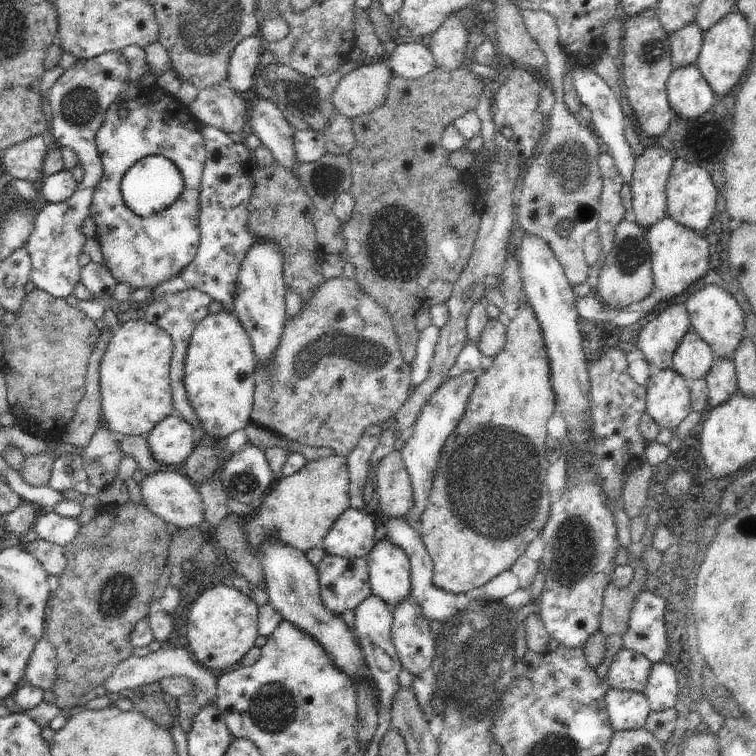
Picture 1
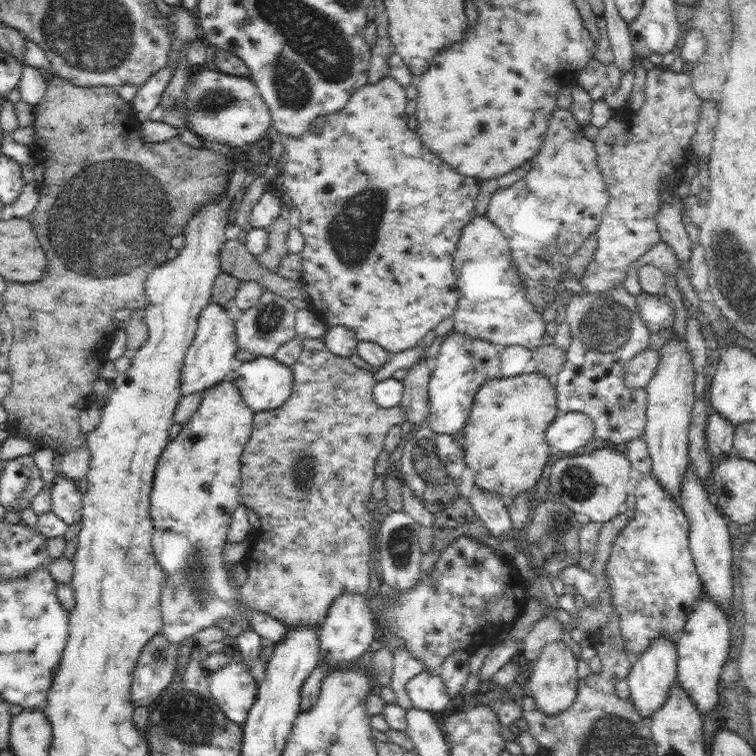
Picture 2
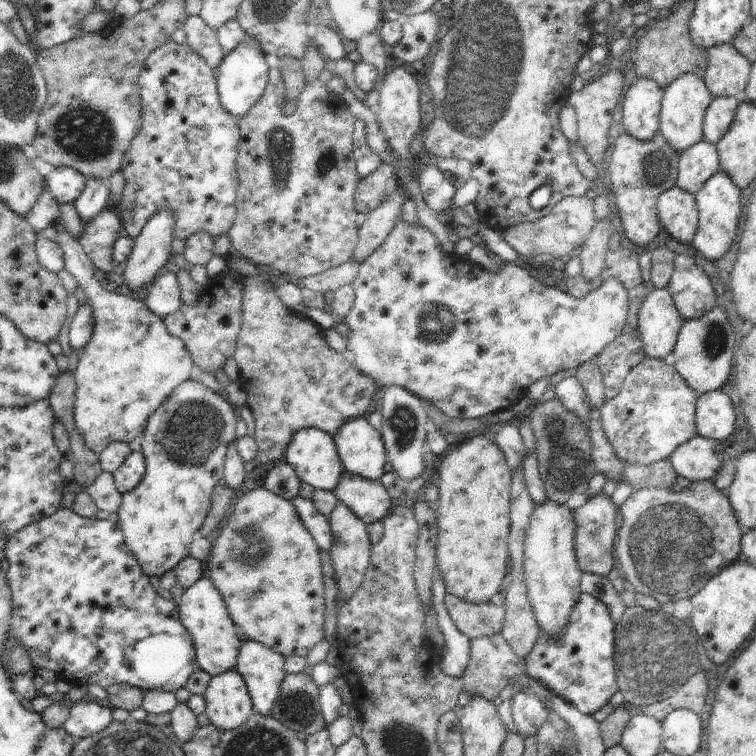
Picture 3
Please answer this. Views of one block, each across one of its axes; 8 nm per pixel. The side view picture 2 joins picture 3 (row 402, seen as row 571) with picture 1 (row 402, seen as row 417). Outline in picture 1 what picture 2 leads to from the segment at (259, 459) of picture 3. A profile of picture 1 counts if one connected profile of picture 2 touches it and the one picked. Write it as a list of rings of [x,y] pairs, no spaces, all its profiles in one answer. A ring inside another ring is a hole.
[[[333,278],[333,280],[323,280],[321,286],[317,286],[315,296],[301,308],[299,318],[293,318],[291,322],[285,322],[283,334],[281,334],[281,344],[275,350],[275,360],[271,368],[265,370],[255,370],[255,394],[253,394],[253,410],[251,410],[251,424],[263,426],[273,430],[275,434],[287,436],[289,442],[299,442],[307,446],[325,446],[335,452],[335,456],[345,456],[357,446],[361,440],[363,432],[375,424],[387,426],[387,422],[397,414],[397,410],[405,404],[405,400],[411,396],[409,386],[411,386],[411,364],[403,360],[403,354],[399,350],[399,336],[393,330],[393,316],[389,314],[387,306],[381,306],[373,296],[369,296],[357,280],[347,280],[347,278]]]

